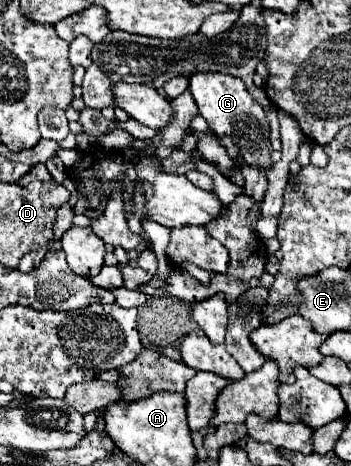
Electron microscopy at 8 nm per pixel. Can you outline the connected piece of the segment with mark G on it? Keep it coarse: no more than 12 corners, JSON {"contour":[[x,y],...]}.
{"contour":[[190,76],[190,92],[216,136],[248,164],[270,168],[264,108],[240,78]]}

